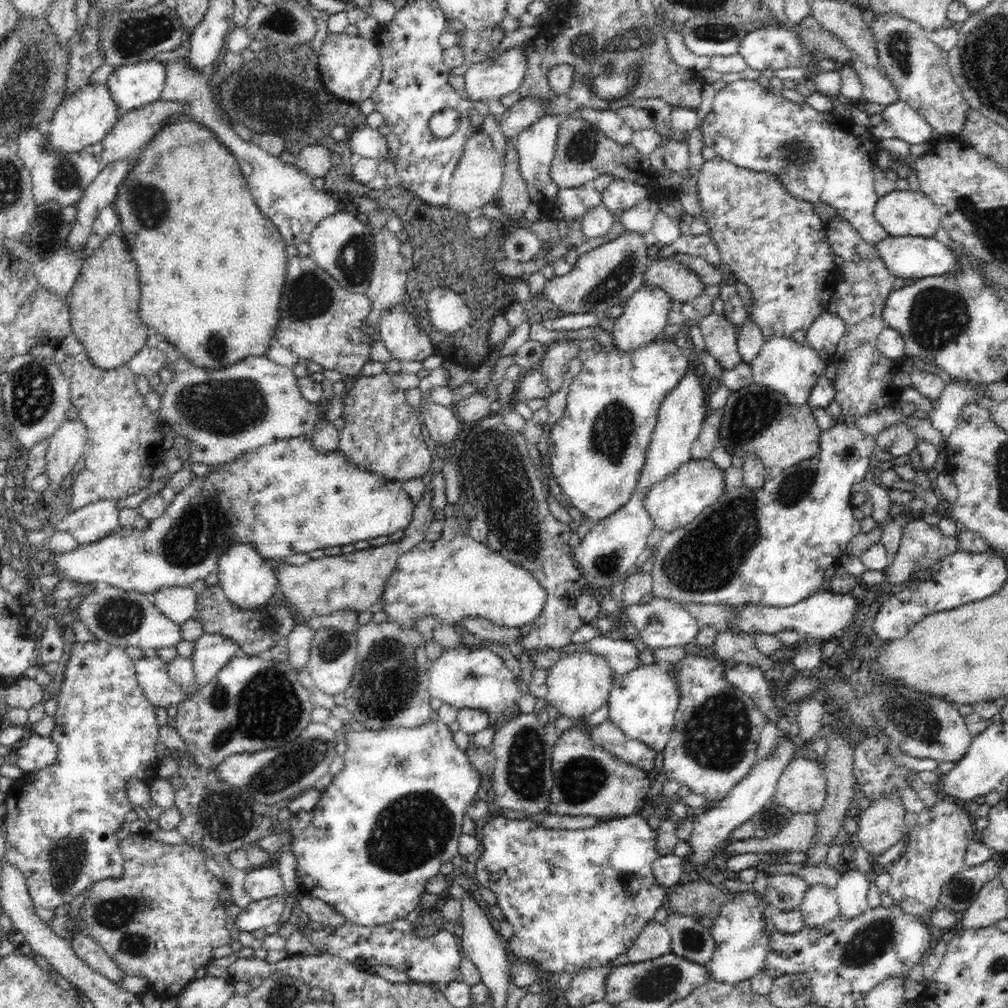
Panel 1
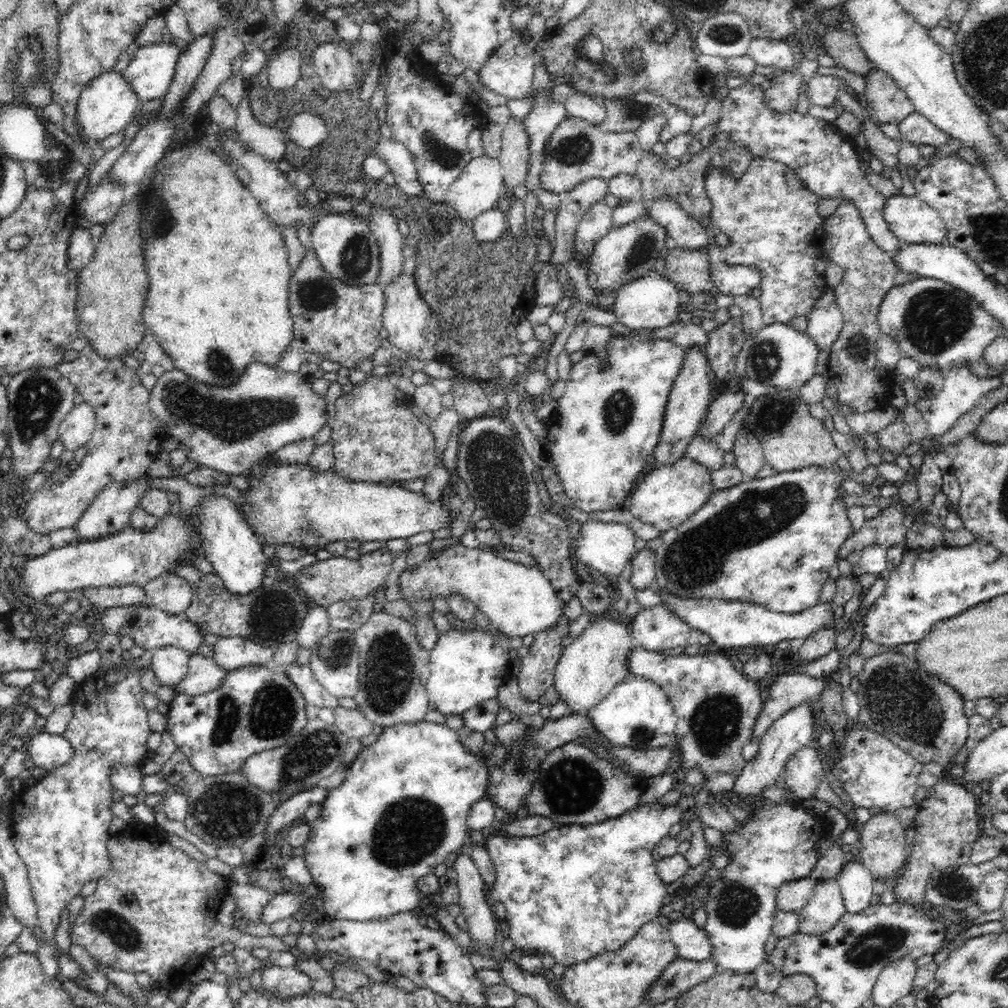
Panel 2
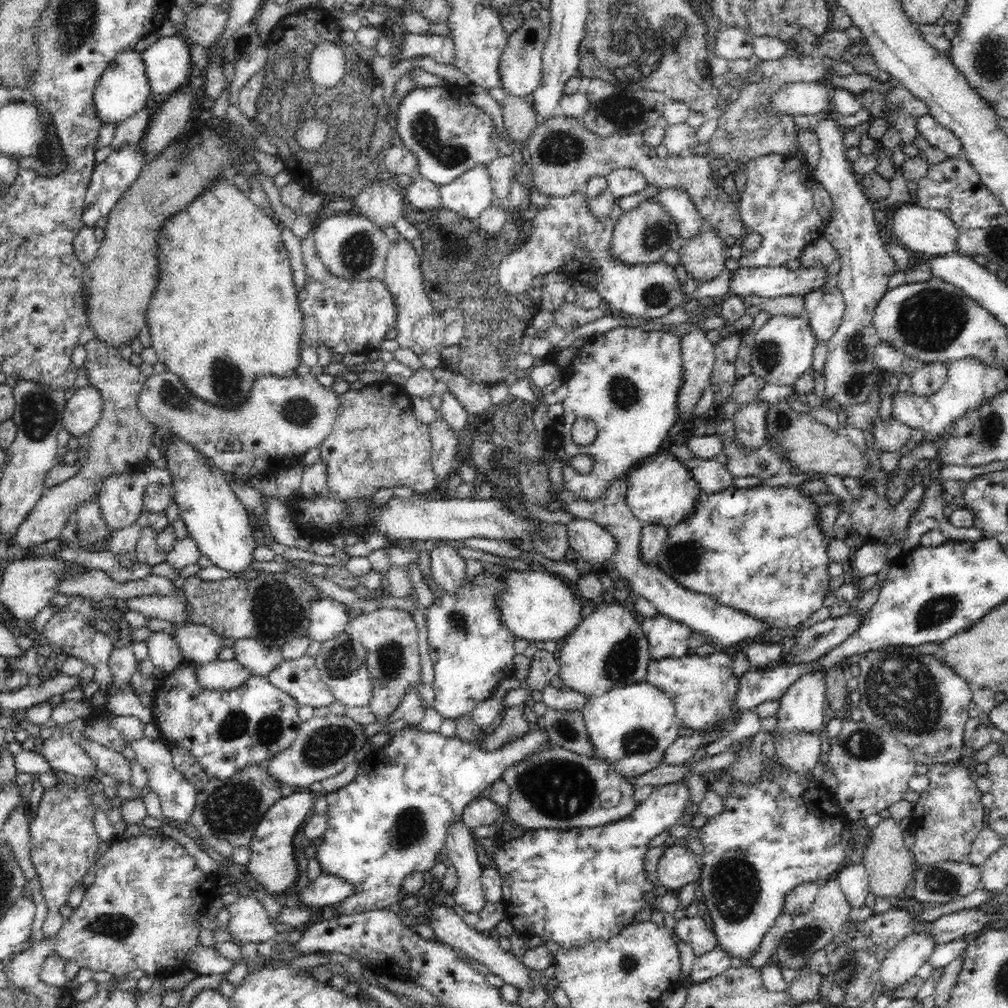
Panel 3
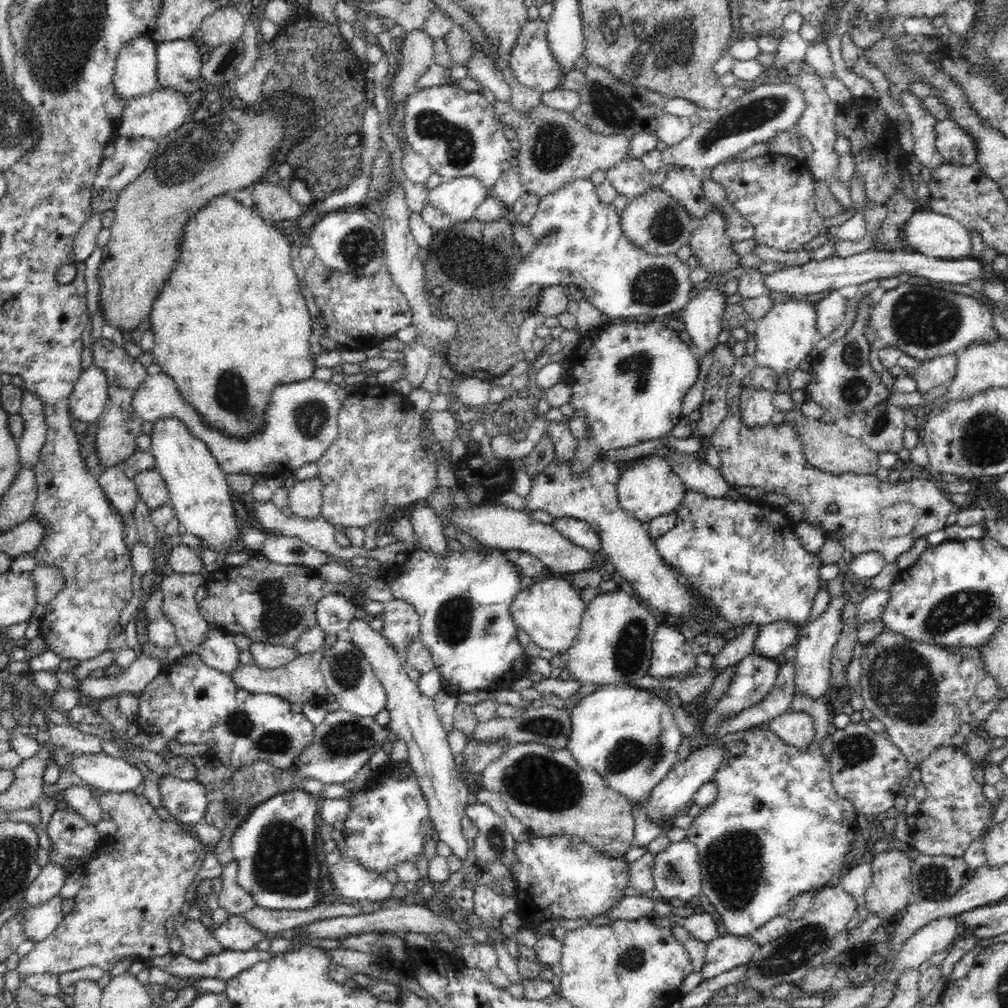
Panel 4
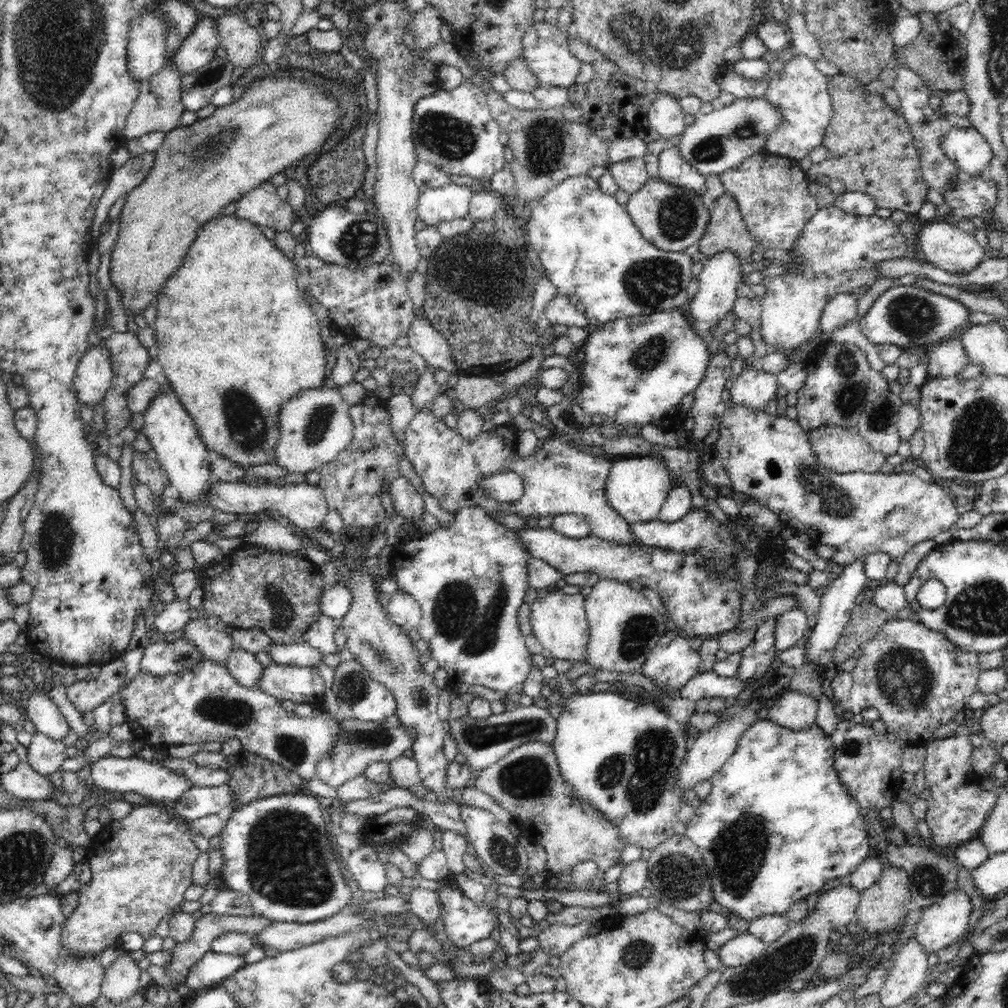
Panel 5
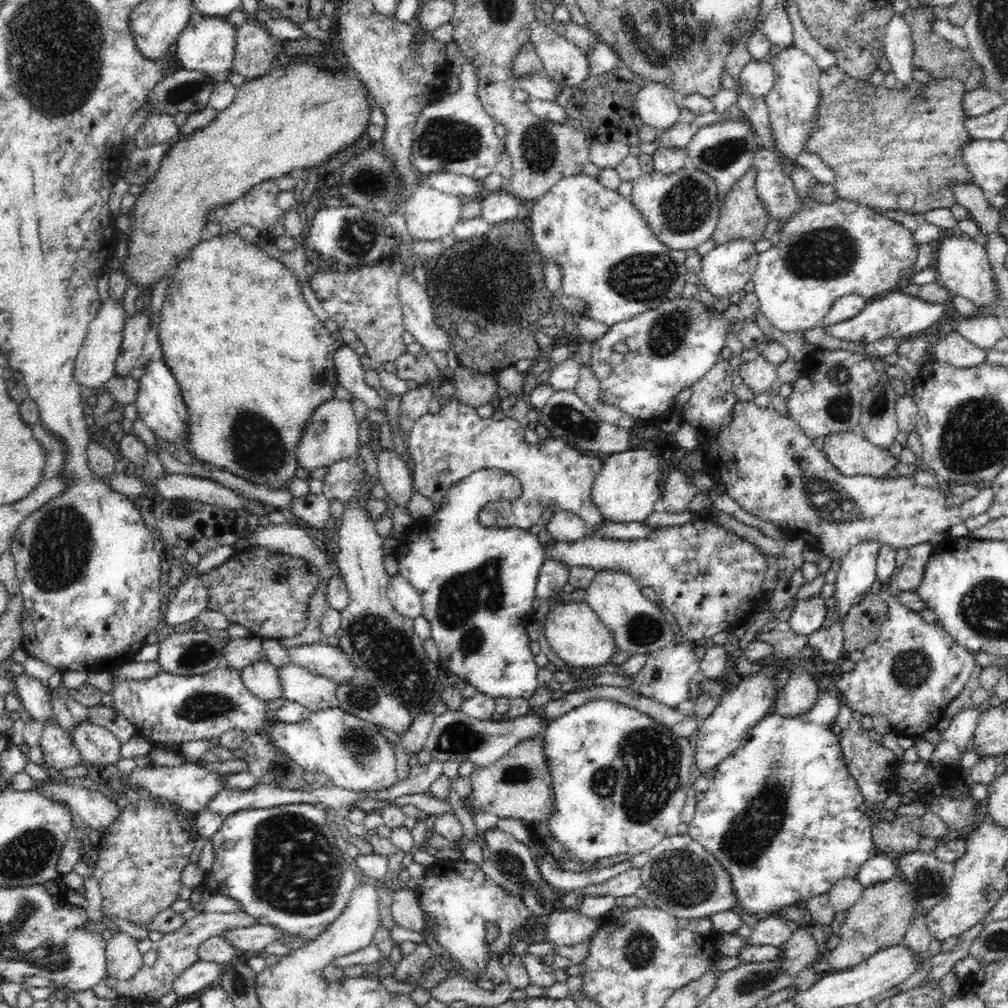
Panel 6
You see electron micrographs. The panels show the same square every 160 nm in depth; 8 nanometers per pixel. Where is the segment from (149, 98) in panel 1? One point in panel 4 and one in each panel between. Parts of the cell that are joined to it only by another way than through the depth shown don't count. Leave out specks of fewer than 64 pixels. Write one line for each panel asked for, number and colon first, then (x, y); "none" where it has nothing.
2: (150, 72)
3: (167, 62)
4: (179, 62)

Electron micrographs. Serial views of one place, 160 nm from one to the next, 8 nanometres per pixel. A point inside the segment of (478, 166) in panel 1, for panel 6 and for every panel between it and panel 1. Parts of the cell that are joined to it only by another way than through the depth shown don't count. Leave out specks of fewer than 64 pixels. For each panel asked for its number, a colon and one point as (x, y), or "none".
2: (478, 188)
3: (470, 194)
4: (458, 198)
5: (452, 201)
6: (430, 214)

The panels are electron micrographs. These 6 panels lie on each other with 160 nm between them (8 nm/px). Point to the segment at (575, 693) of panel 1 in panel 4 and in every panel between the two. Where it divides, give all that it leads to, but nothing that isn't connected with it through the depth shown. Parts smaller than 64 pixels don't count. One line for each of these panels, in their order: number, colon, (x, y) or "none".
2: (594, 663)
3: (608, 649)
4: (614, 643)

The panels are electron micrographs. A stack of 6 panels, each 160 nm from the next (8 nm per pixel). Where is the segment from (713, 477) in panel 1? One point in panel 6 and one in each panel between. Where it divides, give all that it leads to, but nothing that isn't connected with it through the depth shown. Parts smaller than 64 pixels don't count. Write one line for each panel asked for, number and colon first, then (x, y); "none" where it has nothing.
2: (671, 493)
3: (661, 490)
4: (649, 487)
5: (637, 486)
6: (628, 487)

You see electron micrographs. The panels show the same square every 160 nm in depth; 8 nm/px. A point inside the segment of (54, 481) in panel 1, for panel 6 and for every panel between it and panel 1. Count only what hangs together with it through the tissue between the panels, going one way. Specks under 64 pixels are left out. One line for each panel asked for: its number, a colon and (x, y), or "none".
2: (78, 425)
3: (82, 412)
4: (88, 399)
5: (93, 376)
6: (95, 364)

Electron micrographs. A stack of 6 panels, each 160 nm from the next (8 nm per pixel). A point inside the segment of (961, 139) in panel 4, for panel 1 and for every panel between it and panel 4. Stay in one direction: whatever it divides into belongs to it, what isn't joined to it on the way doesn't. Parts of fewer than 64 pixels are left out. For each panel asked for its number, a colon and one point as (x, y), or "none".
1: (899, 120)
2: (915, 128)
3: (937, 136)

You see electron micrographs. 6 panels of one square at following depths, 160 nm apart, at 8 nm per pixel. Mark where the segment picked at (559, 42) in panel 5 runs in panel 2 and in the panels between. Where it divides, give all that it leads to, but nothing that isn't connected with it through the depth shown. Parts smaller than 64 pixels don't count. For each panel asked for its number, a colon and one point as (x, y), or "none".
2: (509, 71)
3: (521, 65)
4: (531, 60)

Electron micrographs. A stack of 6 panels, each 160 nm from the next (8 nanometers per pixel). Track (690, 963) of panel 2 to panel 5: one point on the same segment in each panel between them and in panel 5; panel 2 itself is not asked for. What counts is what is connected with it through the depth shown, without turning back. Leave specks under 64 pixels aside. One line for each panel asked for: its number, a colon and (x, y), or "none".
3: (711, 963)
4: (726, 952)
5: (744, 948)

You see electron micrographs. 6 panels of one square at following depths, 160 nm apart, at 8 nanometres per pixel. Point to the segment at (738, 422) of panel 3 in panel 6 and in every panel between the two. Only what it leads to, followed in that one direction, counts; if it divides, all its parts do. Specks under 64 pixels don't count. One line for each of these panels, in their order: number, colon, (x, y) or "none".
4: (756, 405)
5: (755, 389)
6: (757, 374)

